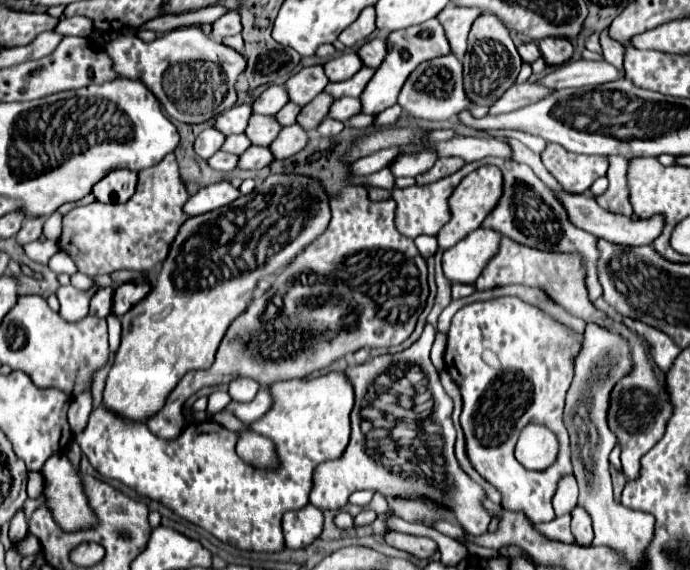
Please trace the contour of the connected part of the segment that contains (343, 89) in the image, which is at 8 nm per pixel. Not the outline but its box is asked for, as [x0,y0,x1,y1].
[325,67,373,99]

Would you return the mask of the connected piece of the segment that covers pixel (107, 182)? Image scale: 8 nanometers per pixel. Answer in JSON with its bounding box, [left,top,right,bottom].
[93,169,137,203]

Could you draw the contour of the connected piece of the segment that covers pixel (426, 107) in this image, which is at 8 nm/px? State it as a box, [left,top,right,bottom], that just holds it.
[399,55,471,121]

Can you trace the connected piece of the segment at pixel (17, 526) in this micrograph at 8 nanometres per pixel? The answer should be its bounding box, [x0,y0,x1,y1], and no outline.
[9,509,29,541]

